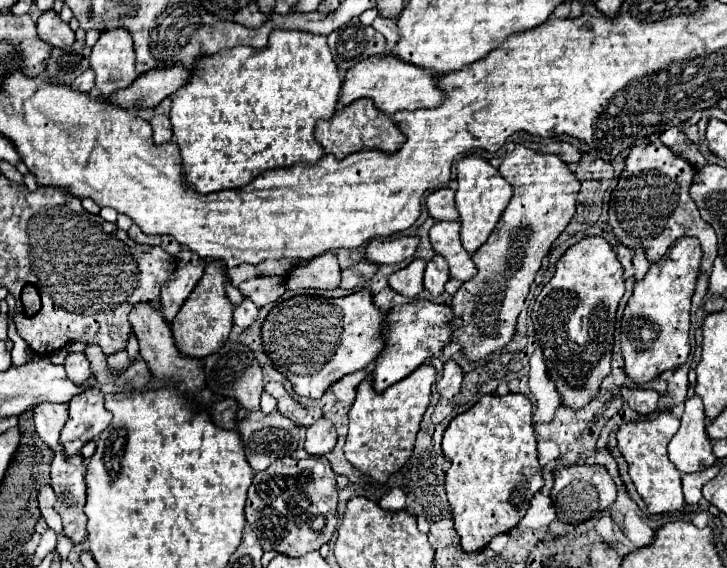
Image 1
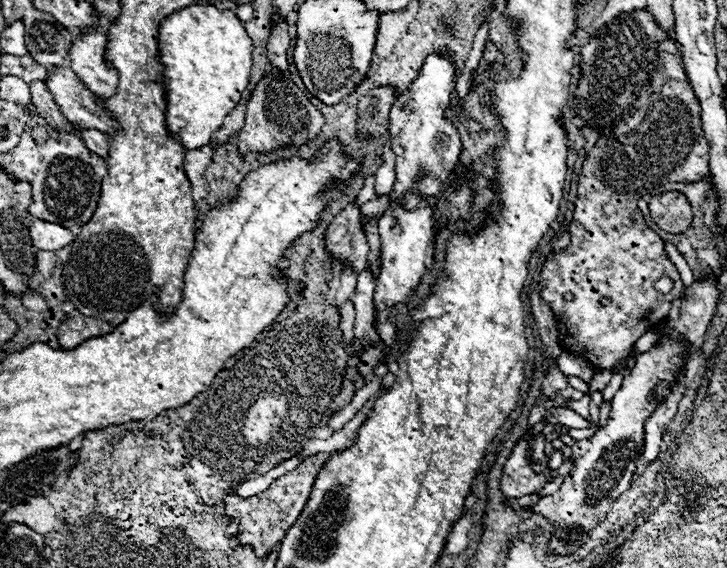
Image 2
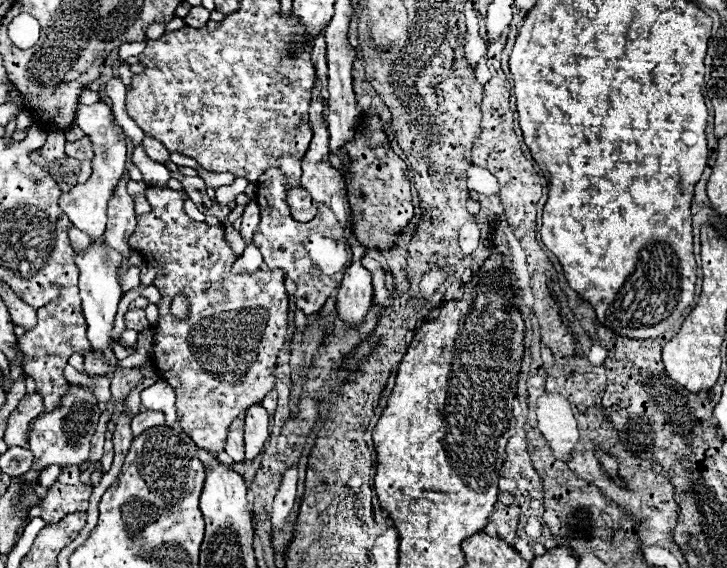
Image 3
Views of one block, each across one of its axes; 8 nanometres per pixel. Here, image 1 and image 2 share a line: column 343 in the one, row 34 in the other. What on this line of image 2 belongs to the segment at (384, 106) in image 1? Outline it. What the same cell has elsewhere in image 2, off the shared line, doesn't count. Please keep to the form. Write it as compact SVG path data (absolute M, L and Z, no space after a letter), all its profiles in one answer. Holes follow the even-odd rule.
M104 28L90 30L76 38L76 42L70 48L70 60L72 60L72 70L92 92L110 98L116 94L118 74L104 60L106 42L108 38Z

